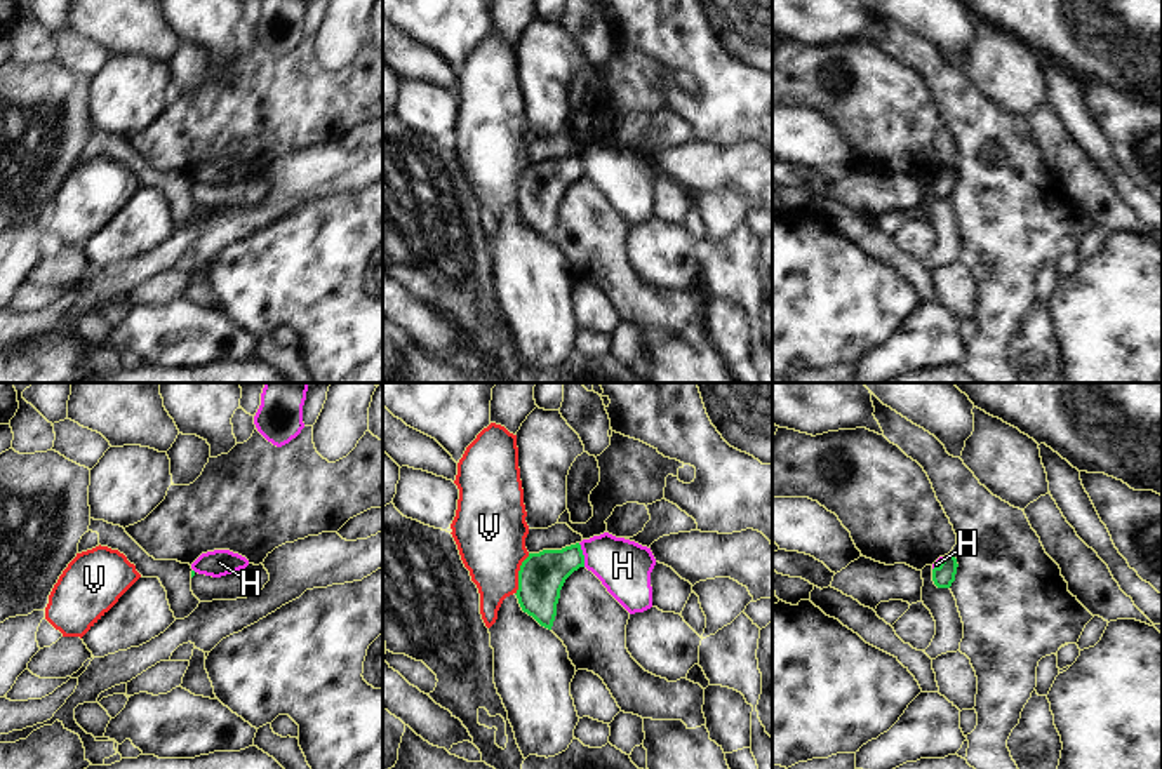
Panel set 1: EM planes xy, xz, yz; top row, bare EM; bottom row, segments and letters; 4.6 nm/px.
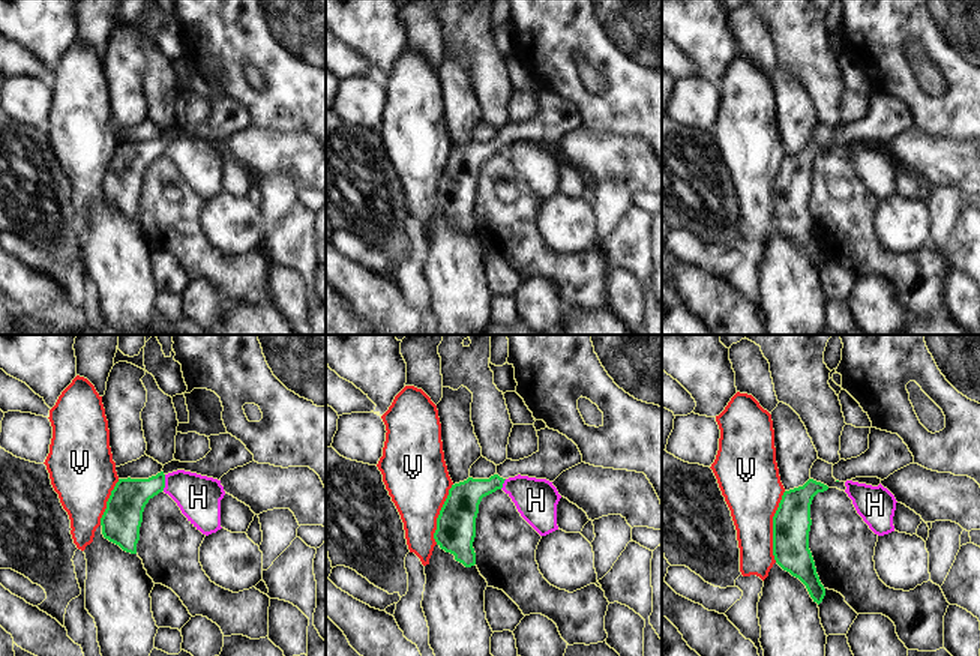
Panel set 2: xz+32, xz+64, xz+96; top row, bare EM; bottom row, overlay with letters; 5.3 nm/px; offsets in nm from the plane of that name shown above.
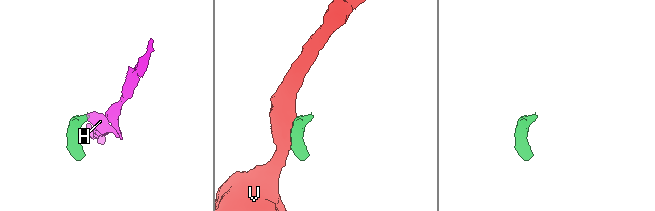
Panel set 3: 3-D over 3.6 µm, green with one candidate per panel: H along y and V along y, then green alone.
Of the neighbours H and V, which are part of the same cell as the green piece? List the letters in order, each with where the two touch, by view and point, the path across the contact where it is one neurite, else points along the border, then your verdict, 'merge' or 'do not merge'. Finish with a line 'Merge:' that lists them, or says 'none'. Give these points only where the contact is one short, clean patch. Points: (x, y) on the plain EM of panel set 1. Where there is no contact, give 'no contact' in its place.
H: xz (583, 166) | along xz (578, 153), (585, 176) | do not merge
V: xz (519, 185) | do not merge
Merge: none

